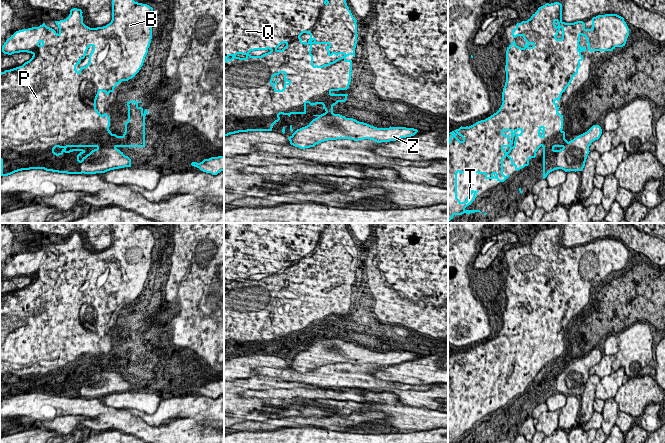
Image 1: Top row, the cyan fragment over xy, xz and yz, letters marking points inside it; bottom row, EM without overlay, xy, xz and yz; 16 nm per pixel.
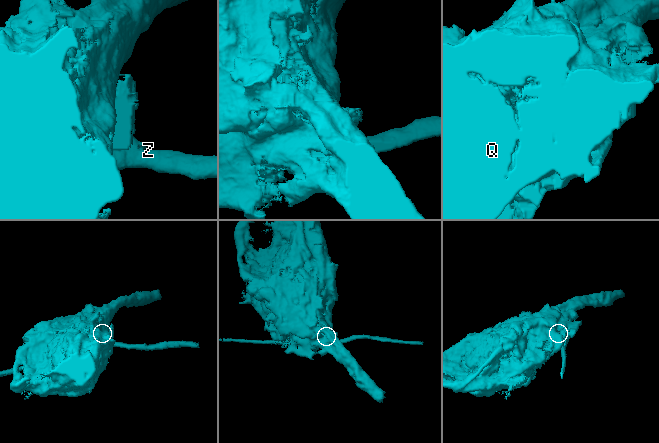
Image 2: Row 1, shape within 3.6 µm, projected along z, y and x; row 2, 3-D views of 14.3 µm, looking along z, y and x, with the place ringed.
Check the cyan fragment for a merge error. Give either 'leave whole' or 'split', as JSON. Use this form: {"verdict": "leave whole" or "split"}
{"verdict": "split"}

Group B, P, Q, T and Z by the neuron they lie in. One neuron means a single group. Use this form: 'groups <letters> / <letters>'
groups B P Q T / Z

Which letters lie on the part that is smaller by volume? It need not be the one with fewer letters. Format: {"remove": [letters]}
{"remove": ["Z"]}

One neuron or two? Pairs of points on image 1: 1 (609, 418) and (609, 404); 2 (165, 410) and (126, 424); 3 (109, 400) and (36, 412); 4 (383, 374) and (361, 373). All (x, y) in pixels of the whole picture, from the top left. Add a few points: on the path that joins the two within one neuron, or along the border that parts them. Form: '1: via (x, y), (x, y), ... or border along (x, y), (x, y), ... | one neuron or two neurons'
1: via (609, 415), (609, 407) | one neuron
2: border along (123, 408), (148, 424), (159, 425), (165, 419) | two neurons
3: border along (100, 397), (100, 401), (103, 404), (122, 409) | two neurons
4: border along (372, 374), (376, 378), (395, 382) | two neurons

